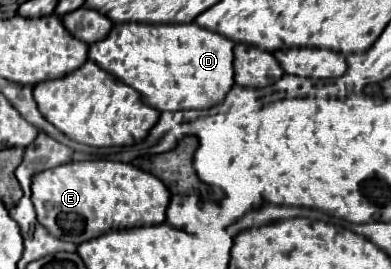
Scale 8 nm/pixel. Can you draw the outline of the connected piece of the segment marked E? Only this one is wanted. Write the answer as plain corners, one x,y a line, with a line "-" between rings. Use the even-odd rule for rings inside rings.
91,160
69,162
33,176
33,204
37,220
49,230
49,234
83,244
109,230
153,226
165,222
165,210
171,194
165,184
149,172
135,168
133,164

